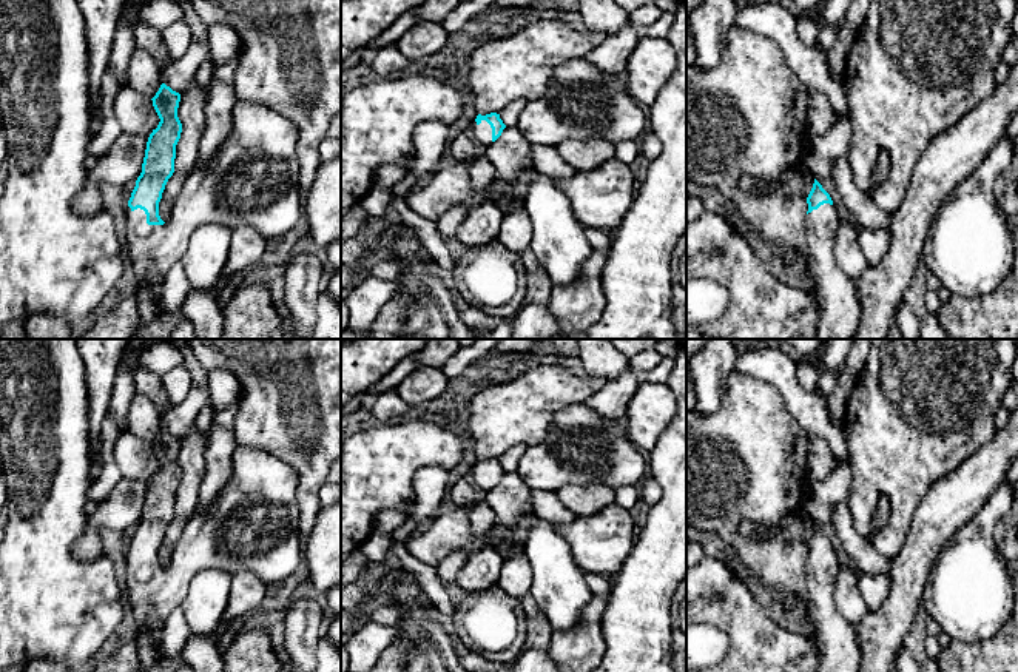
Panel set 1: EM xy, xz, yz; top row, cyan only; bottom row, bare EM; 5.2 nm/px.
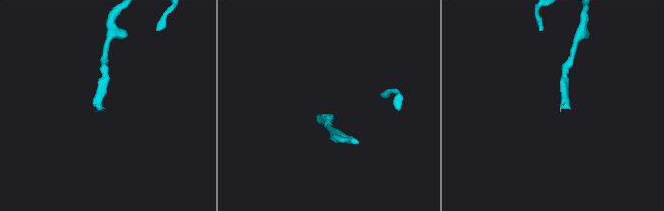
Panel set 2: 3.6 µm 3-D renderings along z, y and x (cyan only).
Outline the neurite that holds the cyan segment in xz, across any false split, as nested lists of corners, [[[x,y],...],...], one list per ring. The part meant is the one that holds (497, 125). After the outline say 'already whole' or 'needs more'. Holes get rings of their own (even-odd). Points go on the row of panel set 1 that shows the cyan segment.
[[[497,113],[486,116],[478,114],[470,126],[475,139],[486,146],[495,142],[506,128],[503,120],[500,119],[500,114]]]; needs more

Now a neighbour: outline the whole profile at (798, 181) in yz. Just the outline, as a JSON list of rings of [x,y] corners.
[[[796,165],[788,170],[779,180],[777,185],[785,197],[804,196],[808,197],[814,183],[813,174],[802,165]]]

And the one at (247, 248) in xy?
[[[251,227],[231,230],[231,247],[221,281],[256,265],[265,253],[267,239]]]

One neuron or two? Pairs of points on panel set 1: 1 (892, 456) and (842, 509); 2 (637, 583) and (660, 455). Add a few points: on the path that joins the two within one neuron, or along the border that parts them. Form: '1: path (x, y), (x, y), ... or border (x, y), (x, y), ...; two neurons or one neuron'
1: border (846, 501), (852, 526), (864, 537); two neurons
2: path (665, 551), (670, 546), (670, 487); one neuron

